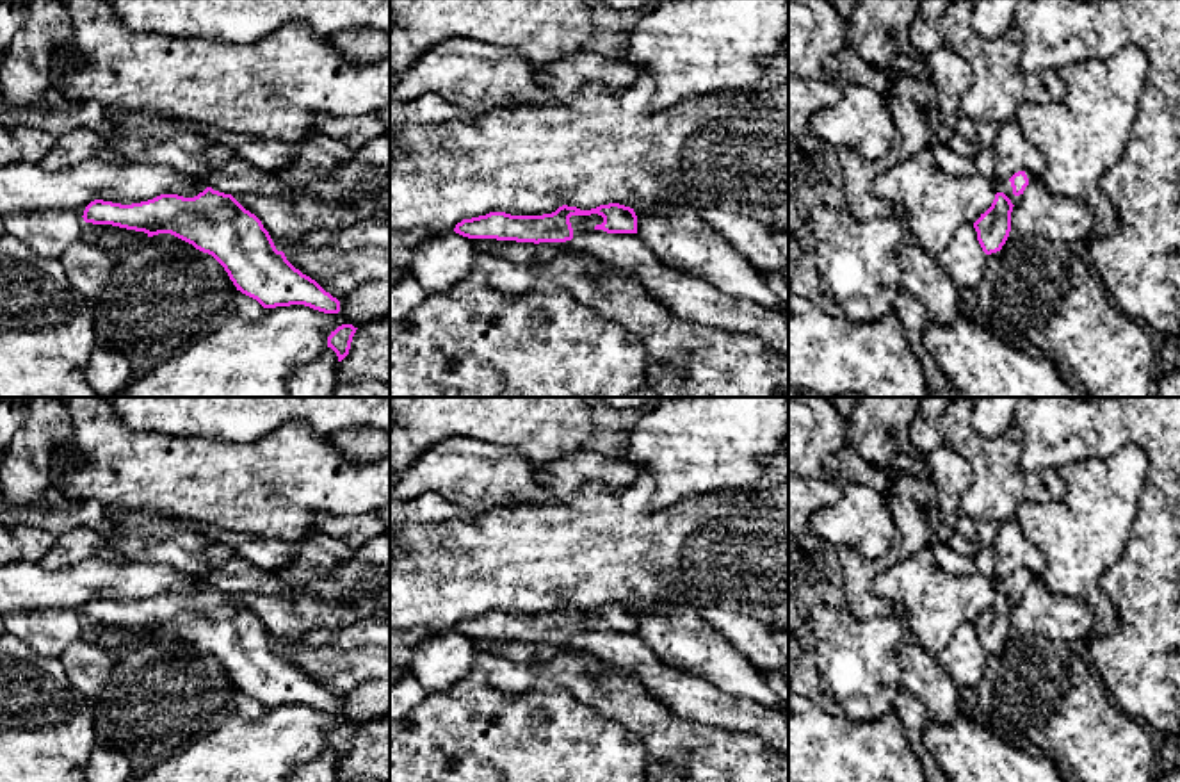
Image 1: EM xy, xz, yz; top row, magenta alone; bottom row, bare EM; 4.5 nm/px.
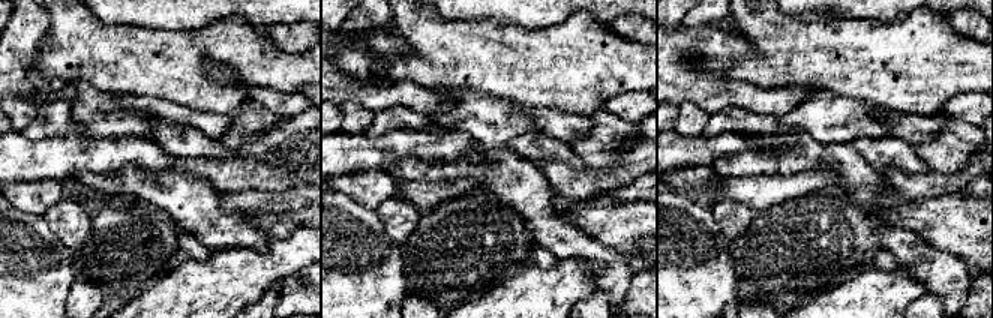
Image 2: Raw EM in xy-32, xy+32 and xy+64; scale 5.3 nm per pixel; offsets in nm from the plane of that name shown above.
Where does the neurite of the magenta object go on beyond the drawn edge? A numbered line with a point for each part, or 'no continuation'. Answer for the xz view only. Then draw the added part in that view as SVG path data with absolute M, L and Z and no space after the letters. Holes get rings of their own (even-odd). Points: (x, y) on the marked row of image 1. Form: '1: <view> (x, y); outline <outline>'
1: xz (579, 223); outline M591 214L591 216L571 216L570 217L571 228L573 228L573 237L580 235L580 233L591 233L591 232L603 232L603 230L596 230L596 224L603 223L603 217L598 214Z

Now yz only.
1: yz (1002, 186); outline M1009 178L997 180L995 187L997 187L997 192L1004 192L1011 200L1011 203L1016 205L1022 200L1022 194L1020 196L1013 194Z

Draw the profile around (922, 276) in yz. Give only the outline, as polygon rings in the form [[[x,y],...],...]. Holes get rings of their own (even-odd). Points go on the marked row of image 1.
[[[913,239],[902,240],[899,251],[901,289],[915,296],[929,322],[945,326],[963,314],[959,294],[952,278],[938,260],[924,251]]]

